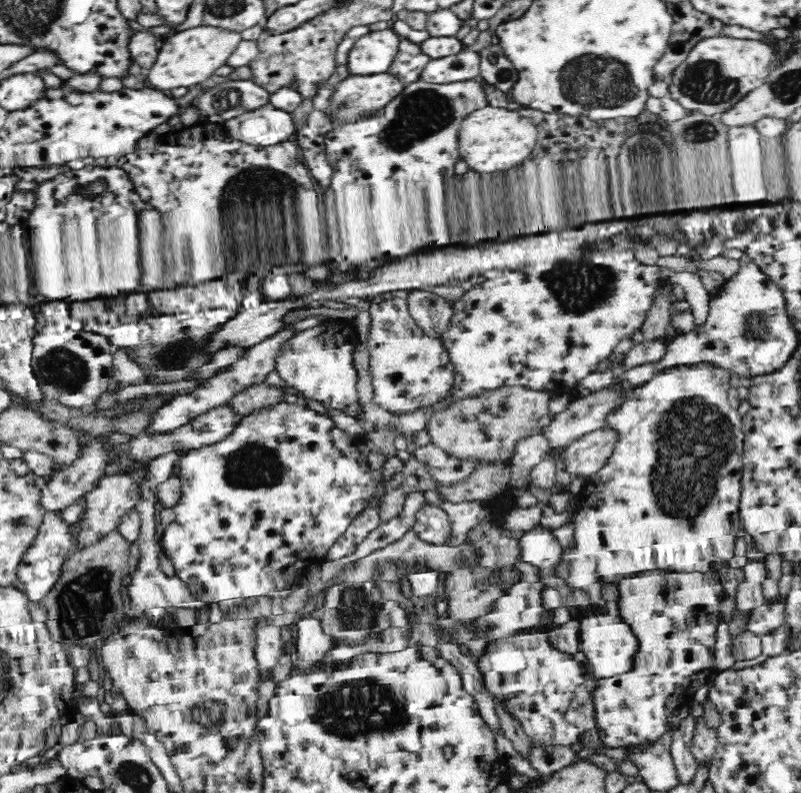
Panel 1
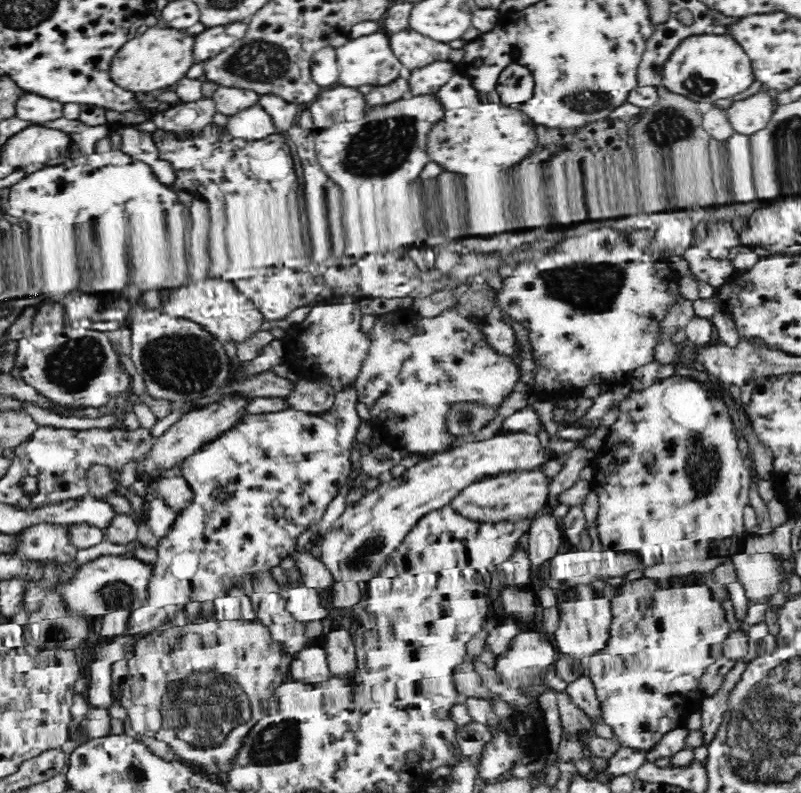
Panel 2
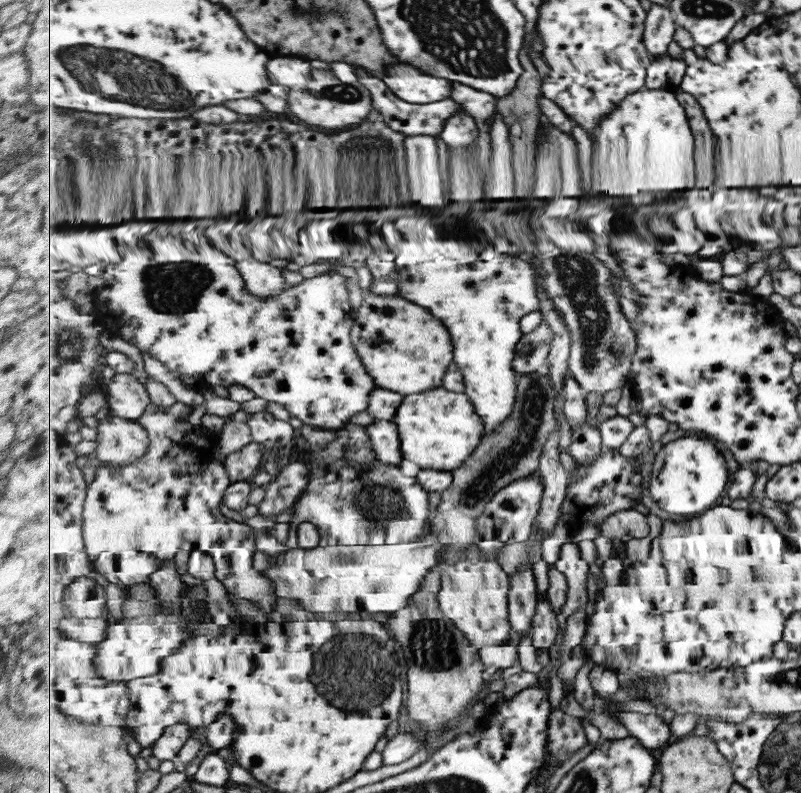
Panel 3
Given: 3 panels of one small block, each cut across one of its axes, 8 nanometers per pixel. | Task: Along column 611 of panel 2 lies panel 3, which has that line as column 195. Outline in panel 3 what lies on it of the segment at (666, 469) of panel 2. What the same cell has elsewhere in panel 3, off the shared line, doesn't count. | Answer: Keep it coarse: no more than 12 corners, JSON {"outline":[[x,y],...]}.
{"outline":[[149,404],[149,452],[87,488],[93,570],[151,582],[209,553],[227,594],[270,613],[253,528],[219,510],[220,434]]}

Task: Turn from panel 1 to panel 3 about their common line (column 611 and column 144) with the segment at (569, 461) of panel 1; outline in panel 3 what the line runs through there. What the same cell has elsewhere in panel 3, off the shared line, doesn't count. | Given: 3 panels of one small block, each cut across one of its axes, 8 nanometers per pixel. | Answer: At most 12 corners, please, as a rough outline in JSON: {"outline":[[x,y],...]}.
{"outline":[[109,415],[98,422],[102,463],[131,466],[151,446],[139,422]]}

